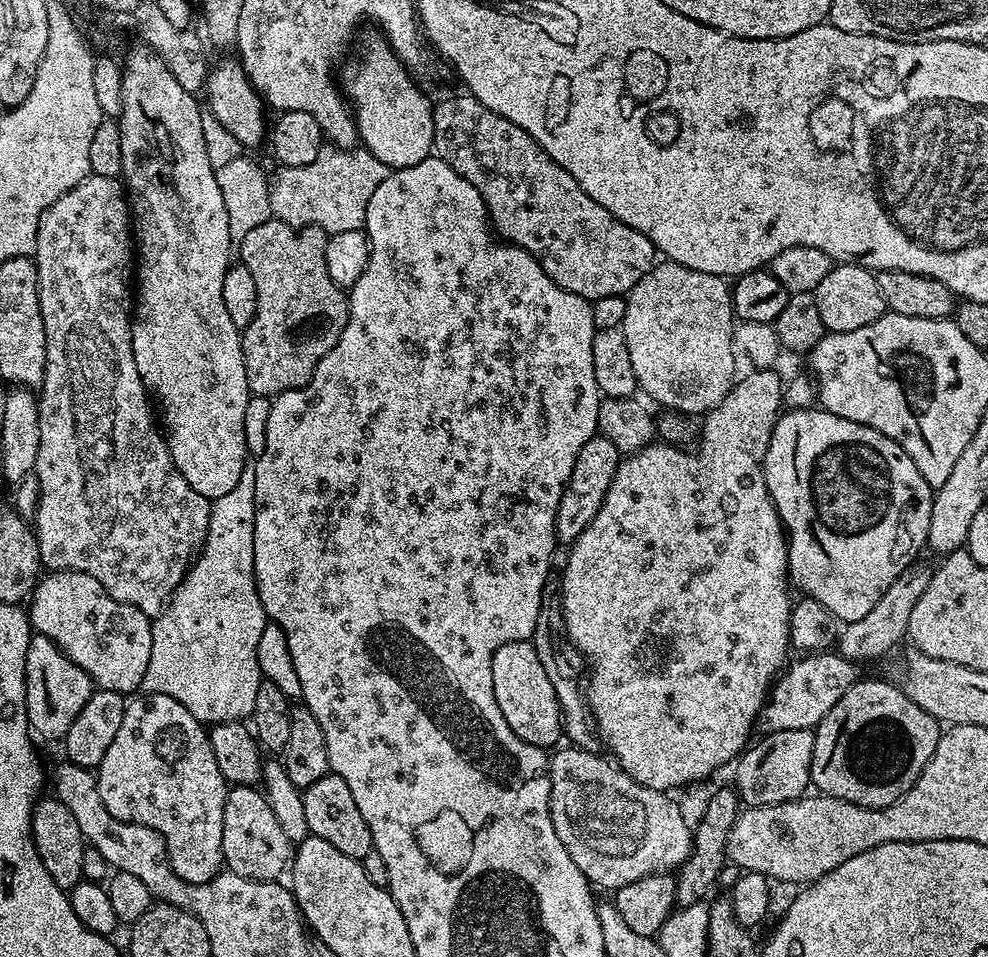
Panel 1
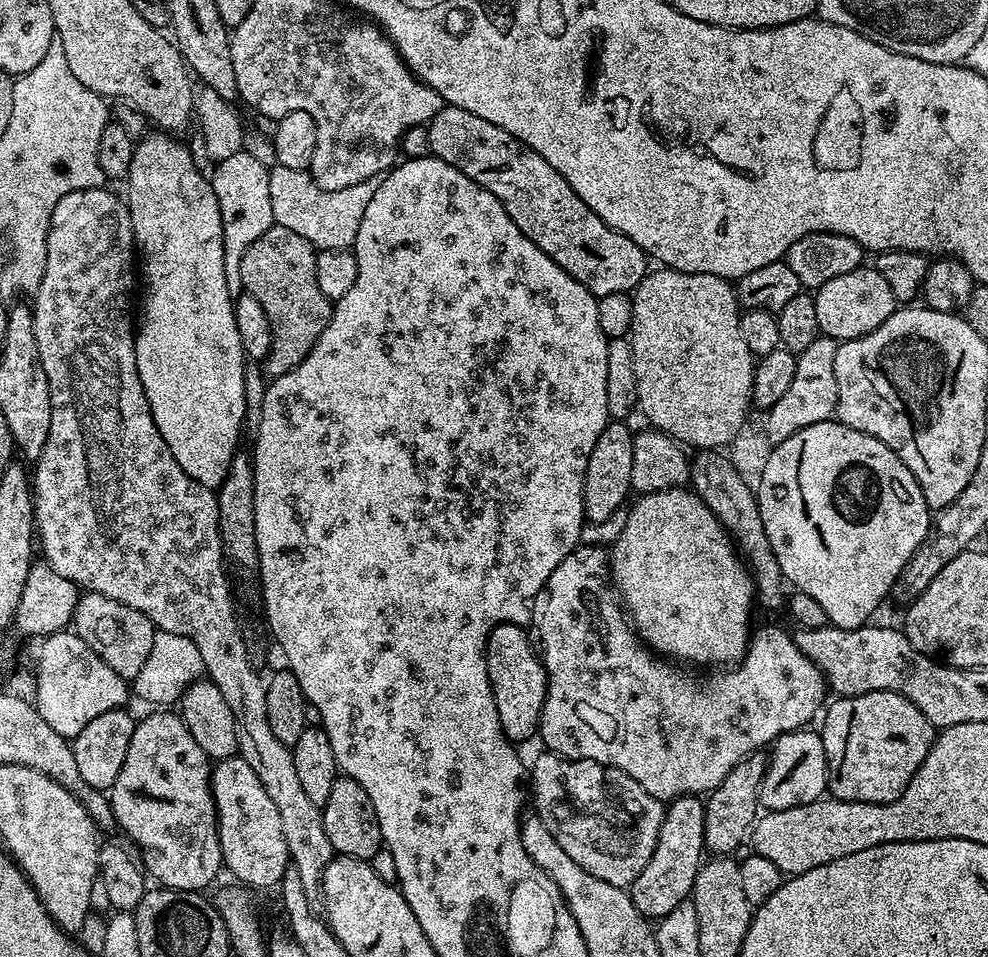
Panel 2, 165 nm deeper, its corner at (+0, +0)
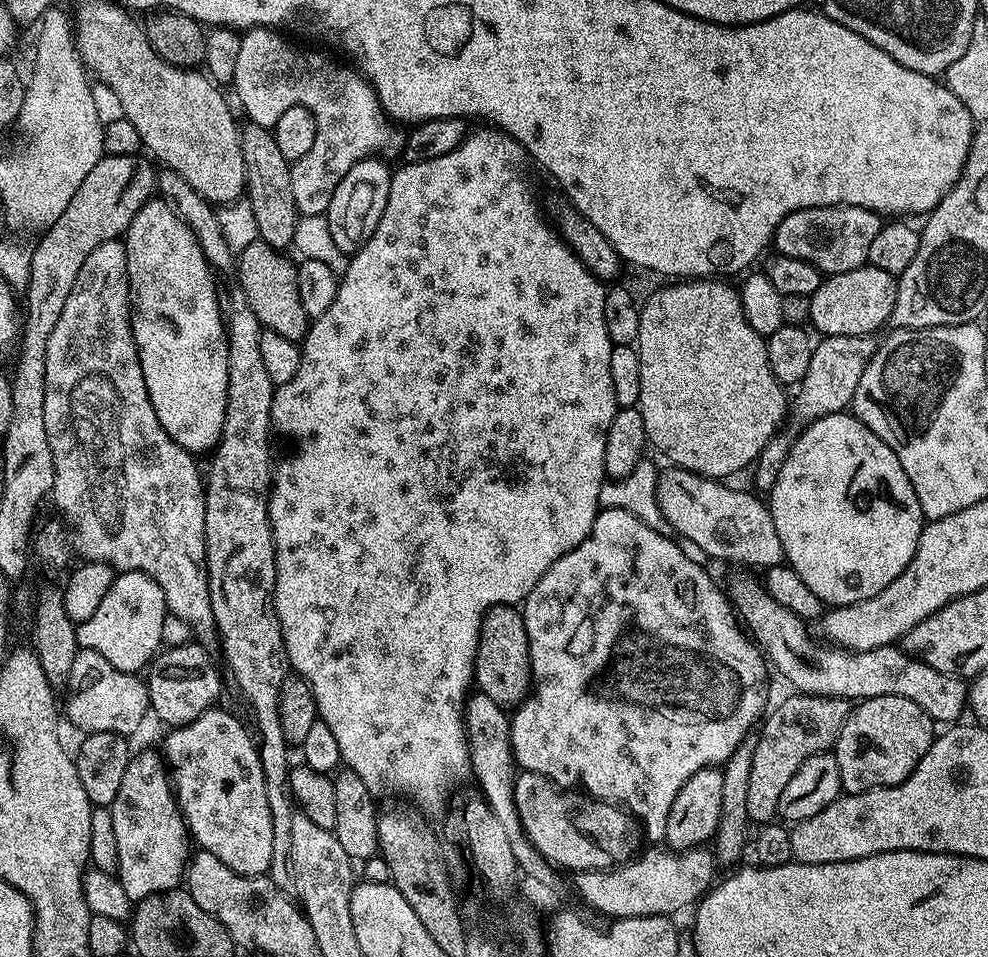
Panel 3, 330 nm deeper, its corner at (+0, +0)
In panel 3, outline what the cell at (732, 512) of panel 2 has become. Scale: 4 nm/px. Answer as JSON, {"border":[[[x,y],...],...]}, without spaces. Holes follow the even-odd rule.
{"border":[[[744,570],[737,572],[740,573],[726,584],[726,594],[765,661],[773,669],[776,667],[796,687],[793,689],[797,693],[805,696],[837,696],[849,702],[879,696],[901,696],[922,706],[933,722],[956,722],[966,712],[969,685],[961,677],[942,674],[926,666],[924,660],[909,656],[900,646],[887,644],[878,650],[850,652],[847,648],[837,648],[819,639],[811,640],[808,637],[809,625],[805,621],[786,610],[786,606],[778,606],[757,577],[755,580],[747,576],[752,574]]]}

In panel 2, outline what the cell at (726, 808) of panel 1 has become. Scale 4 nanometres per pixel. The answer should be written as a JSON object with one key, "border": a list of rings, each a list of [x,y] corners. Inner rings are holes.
{"border":[[[763,751],[752,753],[742,758],[726,774],[726,778],[712,792],[707,793],[704,800],[706,814],[706,830],[704,831],[704,846],[712,854],[732,854],[740,843],[747,841],[752,835],[752,829],[758,819],[760,808],[760,783],[768,769],[768,756]]]}

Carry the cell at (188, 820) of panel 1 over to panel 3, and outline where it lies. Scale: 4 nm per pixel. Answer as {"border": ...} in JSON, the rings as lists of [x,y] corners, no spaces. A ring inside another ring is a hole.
{"border":[[[140,752],[131,757],[126,766],[126,774],[122,774],[122,786],[118,786],[118,794],[110,806],[114,818],[114,839],[118,841],[118,866],[116,872],[122,890],[126,890],[126,898],[139,902],[150,898],[155,892],[169,892],[172,888],[180,888],[186,880],[186,869],[190,859],[190,833],[180,811],[180,803],[176,801],[174,785],[170,779],[170,769],[161,753]]]}

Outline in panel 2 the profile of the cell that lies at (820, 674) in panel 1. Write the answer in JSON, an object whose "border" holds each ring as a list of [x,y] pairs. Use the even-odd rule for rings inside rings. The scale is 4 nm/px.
{"border":[[[580,544],[575,548],[573,552],[570,554],[566,554],[566,558],[562,558],[562,562],[558,562],[558,566],[554,566],[554,574],[550,574],[550,578],[545,582],[542,586],[542,590],[538,590],[538,594],[536,595],[536,600],[532,604],[532,619],[530,621],[531,627],[536,627],[536,632],[534,631],[535,639],[538,641],[539,651],[542,653],[542,659],[544,662],[544,672],[548,675],[548,693],[546,694],[546,698],[544,699],[544,709],[542,710],[542,714],[540,715],[540,731],[538,733],[539,739],[544,739],[543,747],[547,749],[547,751],[555,752],[557,756],[563,756],[569,760],[593,760],[596,764],[603,764],[605,769],[615,770],[617,772],[624,772],[630,778],[634,778],[634,782],[638,782],[638,786],[642,786],[642,790],[646,790],[650,793],[654,798],[658,798],[662,802],[671,802],[676,799],[678,796],[694,796],[697,794],[707,794],[712,792],[716,787],[719,786],[720,783],[724,781],[726,778],[726,774],[730,774],[730,770],[734,770],[734,766],[738,763],[742,758],[746,758],[747,756],[751,756],[752,753],[758,752],[764,749],[767,749],[769,745],[771,745],[775,740],[778,739],[782,734],[786,734],[787,732],[799,732],[805,726],[811,725],[808,724],[812,719],[817,716],[818,713],[825,707],[826,699],[824,700],[824,692],[826,693],[826,681],[822,673],[818,670],[818,666],[814,666],[814,662],[810,660],[802,652],[802,650],[798,650],[798,646],[796,645],[793,633],[790,631],[783,632],[780,628],[760,628],[757,627],[755,631],[751,633],[749,642],[748,642],[748,651],[745,652],[743,660],[739,661],[735,666],[729,667],[727,670],[716,670],[713,676],[695,676],[692,671],[687,667],[681,666],[679,663],[673,662],[671,659],[665,658],[651,650],[649,650],[642,643],[635,627],[630,623],[629,617],[626,615],[611,583],[606,579],[610,572],[610,556],[607,551],[601,546],[586,546],[585,544]]]}

